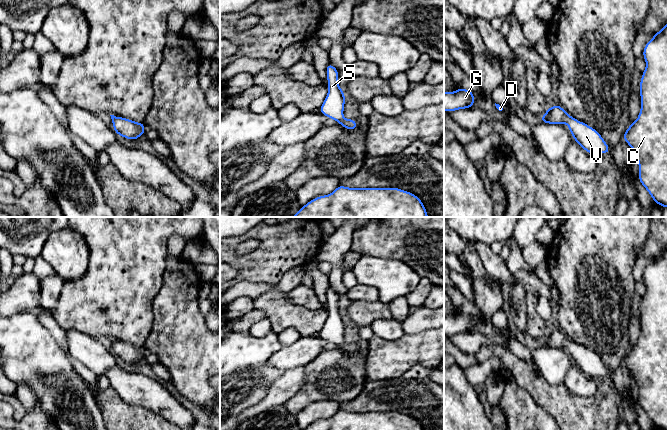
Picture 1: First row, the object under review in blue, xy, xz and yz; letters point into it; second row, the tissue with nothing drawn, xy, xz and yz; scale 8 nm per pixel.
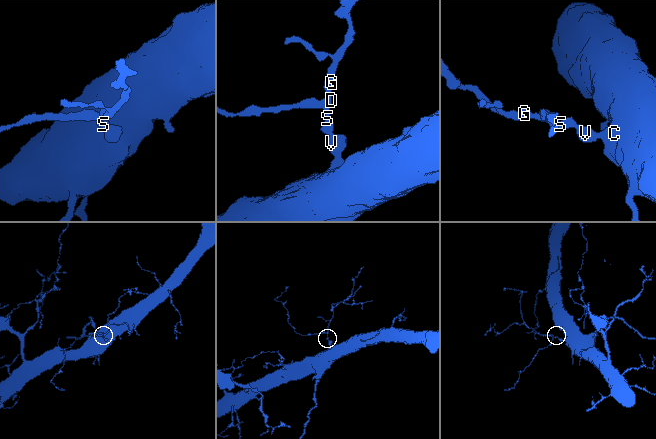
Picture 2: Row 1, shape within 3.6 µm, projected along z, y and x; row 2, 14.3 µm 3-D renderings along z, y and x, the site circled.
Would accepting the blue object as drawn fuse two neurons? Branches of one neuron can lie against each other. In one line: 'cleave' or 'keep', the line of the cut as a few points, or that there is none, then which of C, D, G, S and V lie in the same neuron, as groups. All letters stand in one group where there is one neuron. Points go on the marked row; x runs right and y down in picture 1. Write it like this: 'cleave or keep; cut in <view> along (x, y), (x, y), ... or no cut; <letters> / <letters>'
keep; no cut; C D G S V

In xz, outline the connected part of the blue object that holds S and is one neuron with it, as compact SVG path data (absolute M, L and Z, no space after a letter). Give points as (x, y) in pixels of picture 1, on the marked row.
M329 63L326 66L327 81L328 81L328 94L318 109L323 115L332 120L336 120L341 126L348 130L354 131L358 124L354 119L346 119L343 117L343 111L345 106L345 94L339 87L338 75L339 71Z

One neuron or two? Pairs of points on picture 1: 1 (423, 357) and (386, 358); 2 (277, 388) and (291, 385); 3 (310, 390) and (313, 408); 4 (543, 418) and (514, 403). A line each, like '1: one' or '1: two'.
1: one
2: one
3: two
4: one

